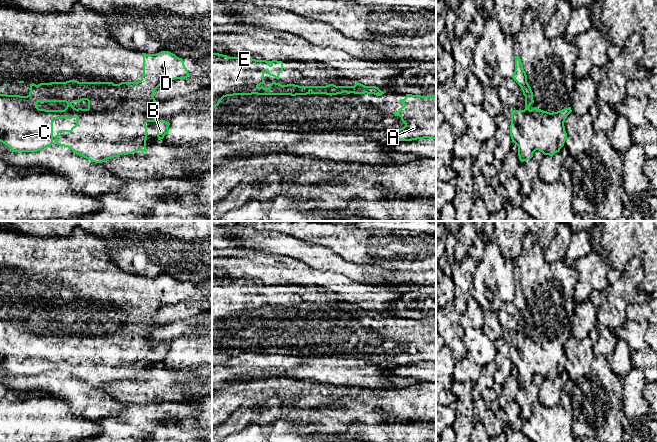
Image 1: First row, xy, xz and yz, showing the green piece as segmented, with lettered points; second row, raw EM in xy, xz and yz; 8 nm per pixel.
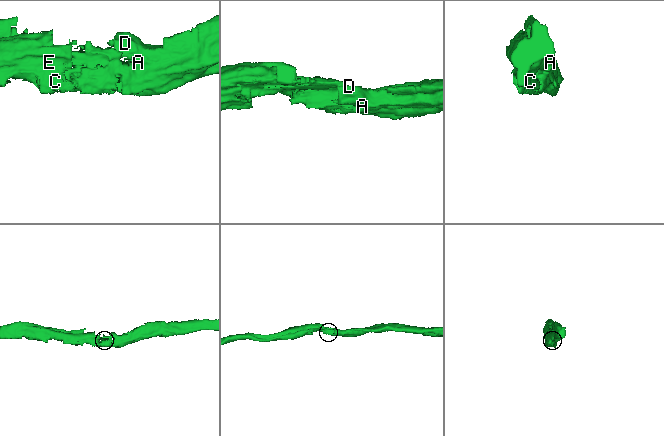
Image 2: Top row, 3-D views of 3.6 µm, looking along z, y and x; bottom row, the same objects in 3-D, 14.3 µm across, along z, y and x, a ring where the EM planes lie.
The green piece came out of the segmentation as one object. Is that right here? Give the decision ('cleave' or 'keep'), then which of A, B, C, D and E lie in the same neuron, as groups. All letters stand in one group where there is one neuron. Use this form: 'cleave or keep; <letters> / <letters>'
keep; A B C D E

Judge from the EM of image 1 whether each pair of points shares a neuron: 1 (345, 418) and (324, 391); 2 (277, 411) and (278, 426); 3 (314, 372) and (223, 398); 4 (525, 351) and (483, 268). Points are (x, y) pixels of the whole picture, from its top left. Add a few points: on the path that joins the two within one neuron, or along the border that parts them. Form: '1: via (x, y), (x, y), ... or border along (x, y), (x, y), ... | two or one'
1: border along (360, 404), (347, 407), (313, 407) | two
2: border along (300, 421), (276, 419), (266, 427), (255, 426) | two
3: border along (296, 378), (319, 382) | two
4: border along (514, 284), (514, 296), (504, 302), (497, 312) | two

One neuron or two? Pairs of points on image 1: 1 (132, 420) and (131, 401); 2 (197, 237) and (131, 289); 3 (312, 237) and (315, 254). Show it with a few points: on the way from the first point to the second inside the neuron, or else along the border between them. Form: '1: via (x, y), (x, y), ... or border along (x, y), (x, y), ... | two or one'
1: border along (155, 405), (122, 416) | two
2: border along (123, 271), (146, 277), (169, 276) | two
3: border along (291, 235), (308, 243), (327, 247), (333, 251) | two

